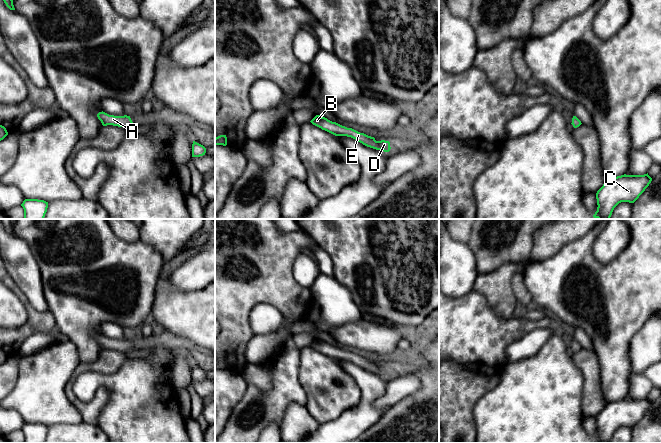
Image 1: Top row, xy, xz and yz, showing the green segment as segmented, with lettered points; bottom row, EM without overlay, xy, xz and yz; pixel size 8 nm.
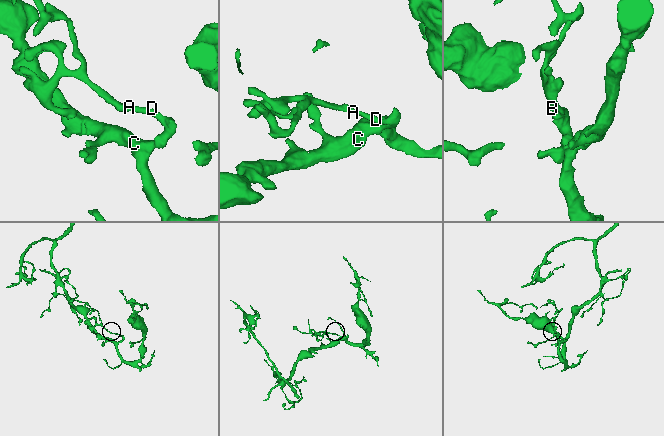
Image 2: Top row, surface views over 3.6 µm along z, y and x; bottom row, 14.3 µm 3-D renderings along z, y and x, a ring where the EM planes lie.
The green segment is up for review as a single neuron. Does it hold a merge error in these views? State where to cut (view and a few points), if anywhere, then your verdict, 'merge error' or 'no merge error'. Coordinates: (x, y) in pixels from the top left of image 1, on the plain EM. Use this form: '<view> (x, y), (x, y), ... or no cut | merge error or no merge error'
no cut | no merge error

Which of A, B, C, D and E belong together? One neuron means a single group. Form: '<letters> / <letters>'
A B C D E

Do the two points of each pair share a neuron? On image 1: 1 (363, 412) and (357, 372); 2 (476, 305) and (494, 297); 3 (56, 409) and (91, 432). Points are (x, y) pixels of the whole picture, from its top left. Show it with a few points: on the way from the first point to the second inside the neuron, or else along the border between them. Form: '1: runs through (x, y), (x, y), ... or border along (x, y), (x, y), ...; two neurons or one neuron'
1: runs through (366, 402), (366, 382); one neuron
2: border along (472, 290), (481, 293), (489, 306), (503, 317); two neurons
3: border along (81, 420), (75, 424), (55, 423); two neurons

